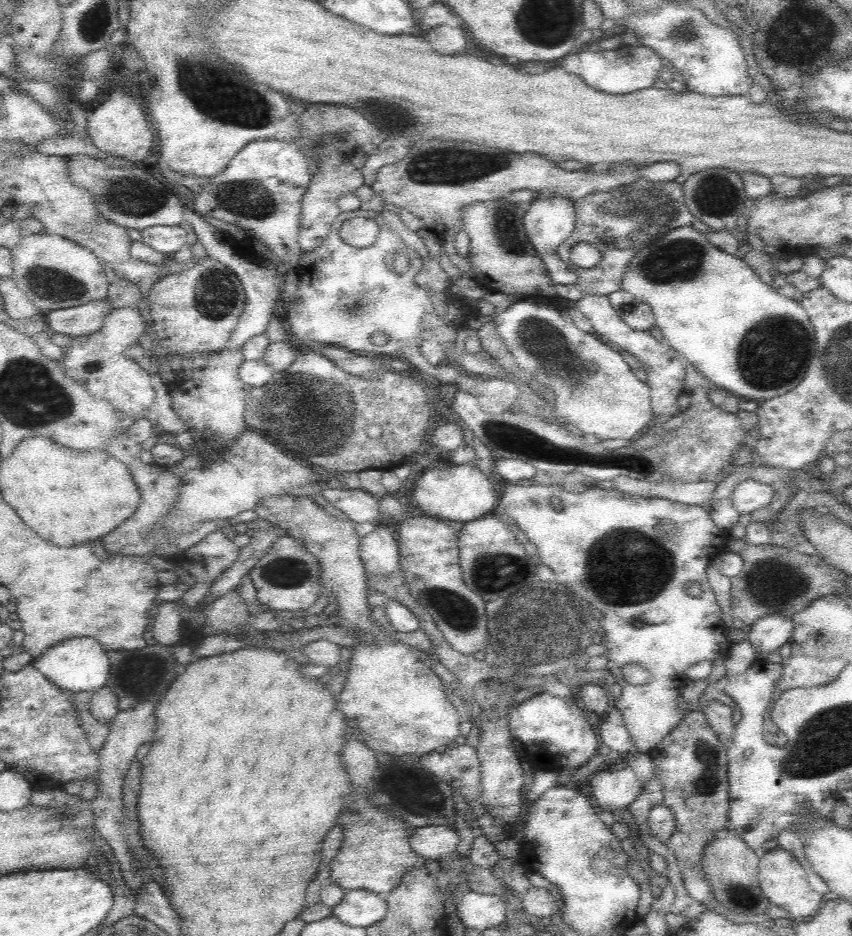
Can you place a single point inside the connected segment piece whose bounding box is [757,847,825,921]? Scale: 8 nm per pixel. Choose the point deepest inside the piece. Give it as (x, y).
(784, 882)

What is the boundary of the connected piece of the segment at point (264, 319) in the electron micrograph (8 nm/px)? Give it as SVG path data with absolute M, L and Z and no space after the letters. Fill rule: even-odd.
M188 204L183 210L183 220L192 225L193 232L196 233L197 241L200 242L208 257L218 260L221 264L228 266L232 269L240 282L242 283L243 289L246 293L246 306L244 312L240 314L238 319L238 324L236 328L232 331L228 342L226 342L226 349L237 349L242 348L252 336L258 336L265 332L268 322L273 318L273 309L275 306L279 305L281 292L283 286L285 285L284 274L280 276L280 273L276 271L276 268L271 268L270 266L262 266L261 263L250 261L248 257L241 256L236 251L232 249L232 246L226 241L219 241L214 234L214 227L204 221L204 218L201 217L196 211L190 210L192 206Z

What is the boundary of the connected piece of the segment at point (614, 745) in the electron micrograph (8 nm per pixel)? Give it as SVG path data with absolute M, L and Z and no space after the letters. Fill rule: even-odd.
M615 706L609 708L600 726L600 740L622 756L634 751L634 743L624 725L622 713Z

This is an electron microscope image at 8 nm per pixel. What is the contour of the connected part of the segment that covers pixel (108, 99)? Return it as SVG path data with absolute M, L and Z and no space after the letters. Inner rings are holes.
M114 90L102 96L102 102L98 102L98 106L90 106L86 110L89 139L96 148L108 153L110 157L123 159L129 164L142 162L151 154L154 136L148 128L147 109L143 100L137 100L132 98L132 95L128 96L124 92Z

